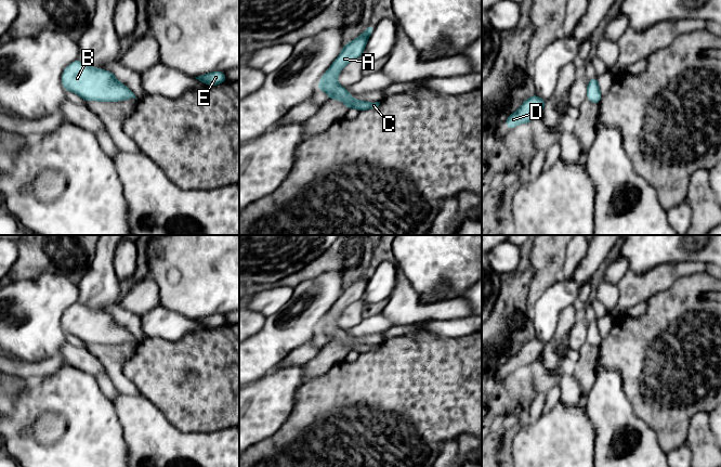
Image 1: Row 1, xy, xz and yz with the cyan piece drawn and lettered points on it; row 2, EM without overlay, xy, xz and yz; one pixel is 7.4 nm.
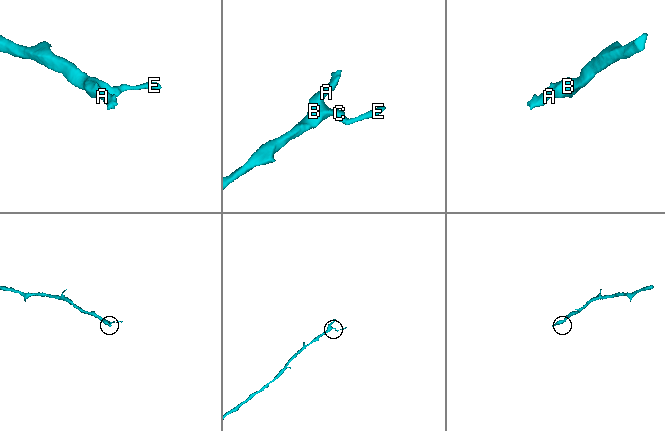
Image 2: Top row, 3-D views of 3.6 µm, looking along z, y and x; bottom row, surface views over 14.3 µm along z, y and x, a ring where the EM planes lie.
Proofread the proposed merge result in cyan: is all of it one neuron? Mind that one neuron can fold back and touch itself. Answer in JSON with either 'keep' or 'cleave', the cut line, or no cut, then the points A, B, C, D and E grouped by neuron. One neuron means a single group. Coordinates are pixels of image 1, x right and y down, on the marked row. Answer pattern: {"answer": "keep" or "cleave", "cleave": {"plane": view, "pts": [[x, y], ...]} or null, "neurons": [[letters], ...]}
{"answer": "keep", "cleave": null, "neurons": [["A", "B", "C", "D", "E"]]}

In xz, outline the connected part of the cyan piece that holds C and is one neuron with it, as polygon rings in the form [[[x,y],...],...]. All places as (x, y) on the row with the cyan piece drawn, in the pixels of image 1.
[[[370,24],[355,40],[345,43],[341,53],[323,75],[317,85],[317,90],[322,90],[328,94],[328,100],[341,100],[348,109],[355,108],[362,112],[377,108],[380,105],[380,102],[371,103],[353,99],[346,88],[341,87],[337,80],[338,75],[345,65],[348,65],[351,61],[362,56],[368,38],[375,28],[376,26]]]

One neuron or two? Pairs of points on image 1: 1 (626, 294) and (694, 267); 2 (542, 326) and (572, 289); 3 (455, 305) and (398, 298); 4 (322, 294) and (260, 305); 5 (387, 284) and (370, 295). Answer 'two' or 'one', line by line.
1: one
2: one
3: one
4: two
5: one

